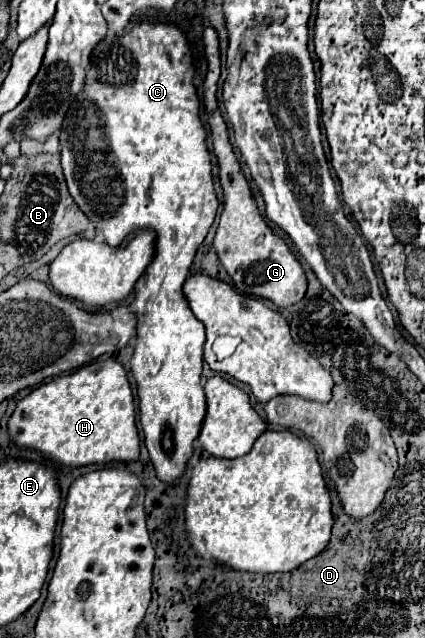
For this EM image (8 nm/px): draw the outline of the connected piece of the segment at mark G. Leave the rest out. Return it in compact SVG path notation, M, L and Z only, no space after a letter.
M215 28L205 30L205 54L209 62L207 78L205 78L205 120L211 124L211 134L213 134L213 150L219 160L219 176L221 176L221 186L225 192L225 204L217 228L217 236L213 242L213 248L217 250L217 256L223 264L223 268L229 272L233 278L237 290L247 296L261 296L271 300L275 306L287 308L295 302L299 302L305 296L307 290L307 276L301 268L301 262L295 258L291 248L285 244L285 240L269 228L269 224L263 220L259 214L257 202L251 194L249 182L245 174L241 172L241 166L235 158L233 146L229 142L227 134L227 124L221 116L219 102L217 102L217 82L221 76L221 54L219 54L219 38Z

